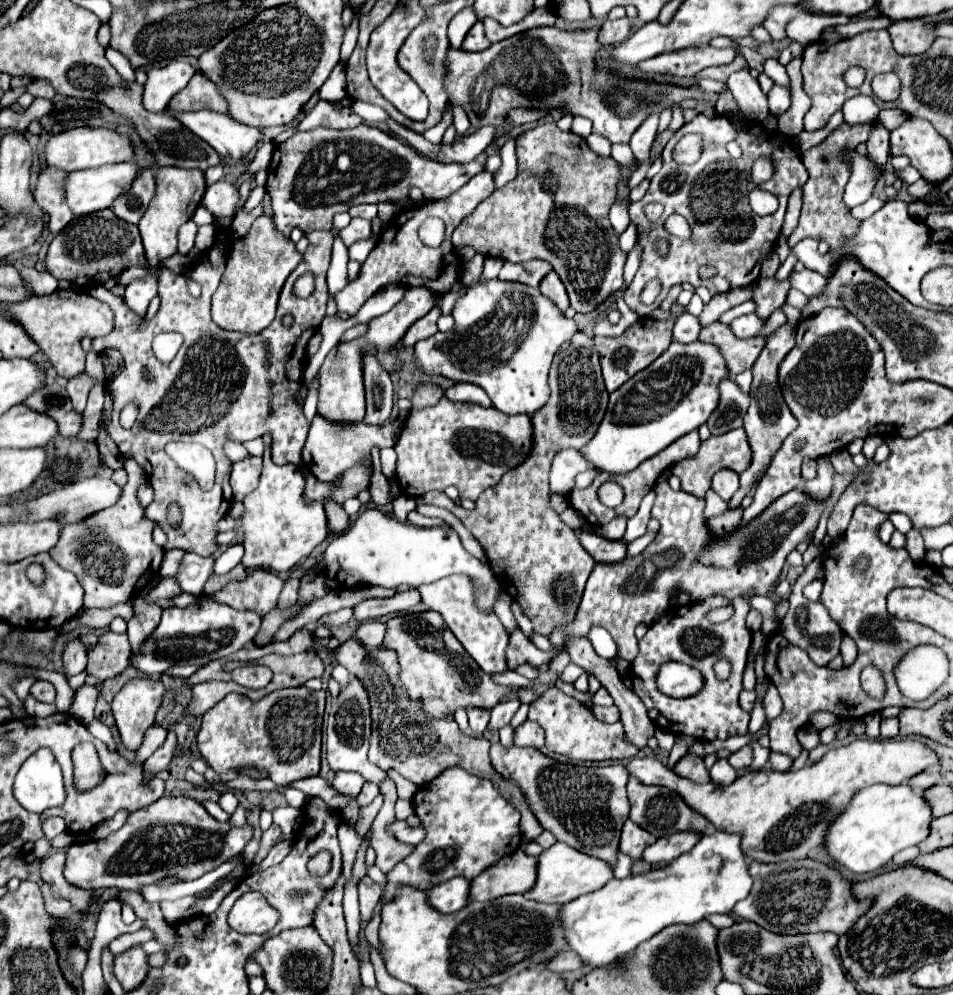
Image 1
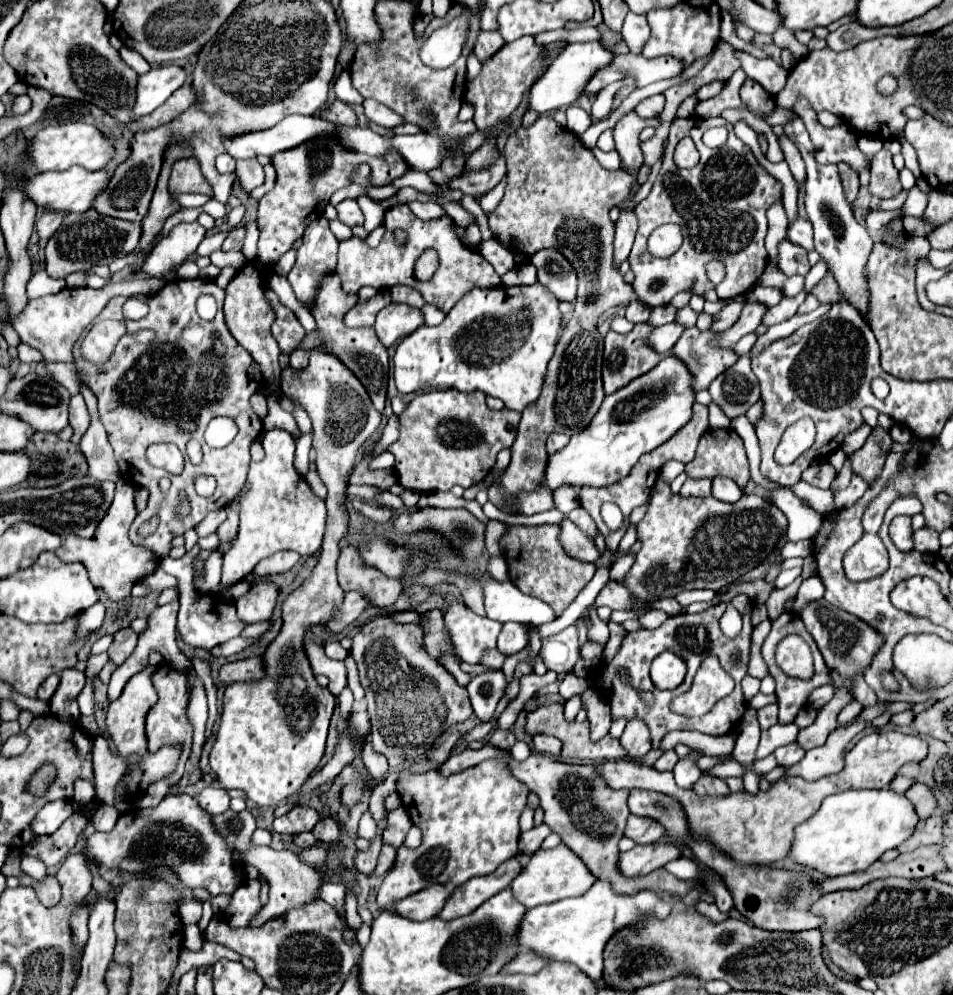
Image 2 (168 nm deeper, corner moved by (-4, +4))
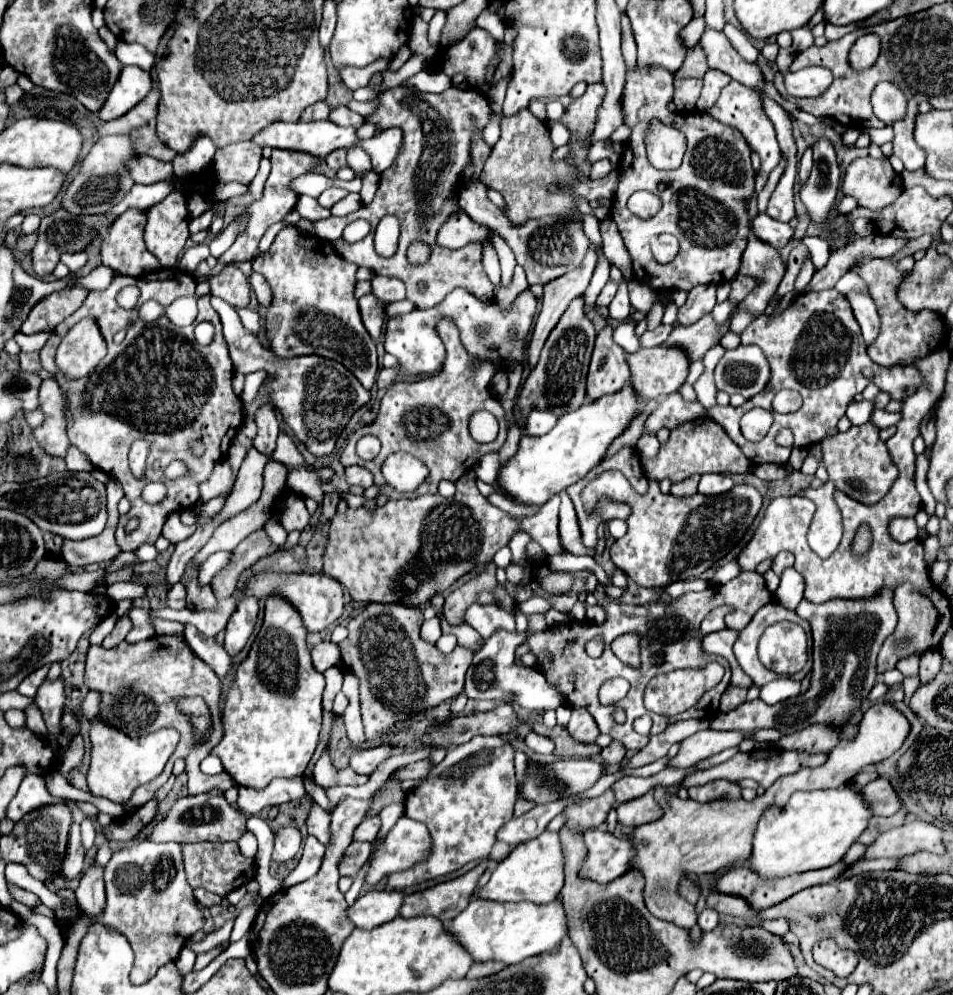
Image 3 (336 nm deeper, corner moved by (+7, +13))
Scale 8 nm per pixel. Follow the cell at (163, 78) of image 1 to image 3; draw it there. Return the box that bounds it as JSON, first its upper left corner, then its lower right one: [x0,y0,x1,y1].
[97,67,151,121]

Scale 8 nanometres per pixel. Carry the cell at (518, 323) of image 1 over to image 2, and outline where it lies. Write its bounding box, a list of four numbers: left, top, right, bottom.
[394,284,562,412]

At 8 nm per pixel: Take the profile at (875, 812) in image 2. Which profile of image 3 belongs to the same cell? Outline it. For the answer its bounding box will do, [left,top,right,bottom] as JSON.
[749,787,871,879]

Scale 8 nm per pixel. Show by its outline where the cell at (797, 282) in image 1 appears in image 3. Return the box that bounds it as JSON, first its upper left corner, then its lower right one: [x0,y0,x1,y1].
[751,213,793,249]

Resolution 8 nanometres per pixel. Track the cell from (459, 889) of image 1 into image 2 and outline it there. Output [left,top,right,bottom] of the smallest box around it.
[392,884,452,920]

